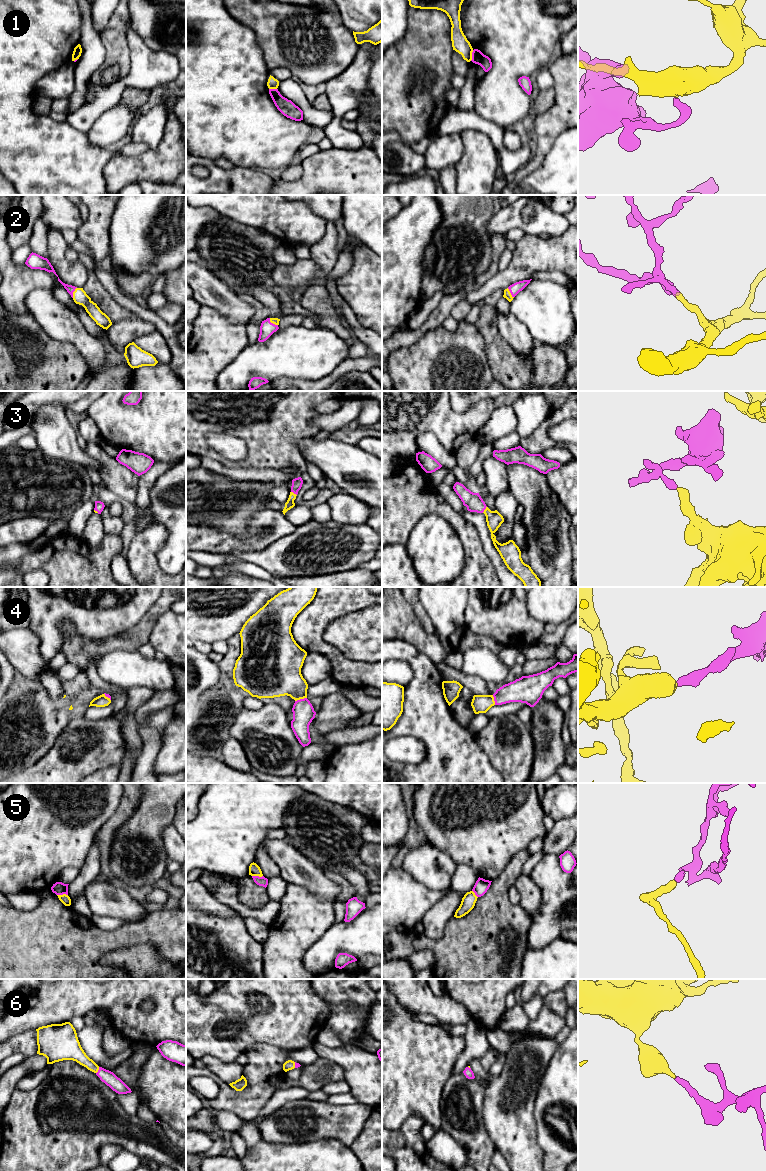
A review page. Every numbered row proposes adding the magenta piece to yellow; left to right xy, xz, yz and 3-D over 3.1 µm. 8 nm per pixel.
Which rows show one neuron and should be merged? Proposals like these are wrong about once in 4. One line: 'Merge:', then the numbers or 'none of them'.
Merge: 2, 3, 4, 6

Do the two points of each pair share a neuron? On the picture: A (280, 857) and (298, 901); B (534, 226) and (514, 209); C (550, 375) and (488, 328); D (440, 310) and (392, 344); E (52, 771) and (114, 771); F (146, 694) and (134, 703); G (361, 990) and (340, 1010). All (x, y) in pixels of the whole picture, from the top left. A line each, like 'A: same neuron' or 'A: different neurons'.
A: different neurons
B: same neuron
C: same neuron
D: same neuron
E: different neurons
F: same neuron
G: same neuron

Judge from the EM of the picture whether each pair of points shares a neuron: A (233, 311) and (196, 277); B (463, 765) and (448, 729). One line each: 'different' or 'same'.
A: same
B: same

